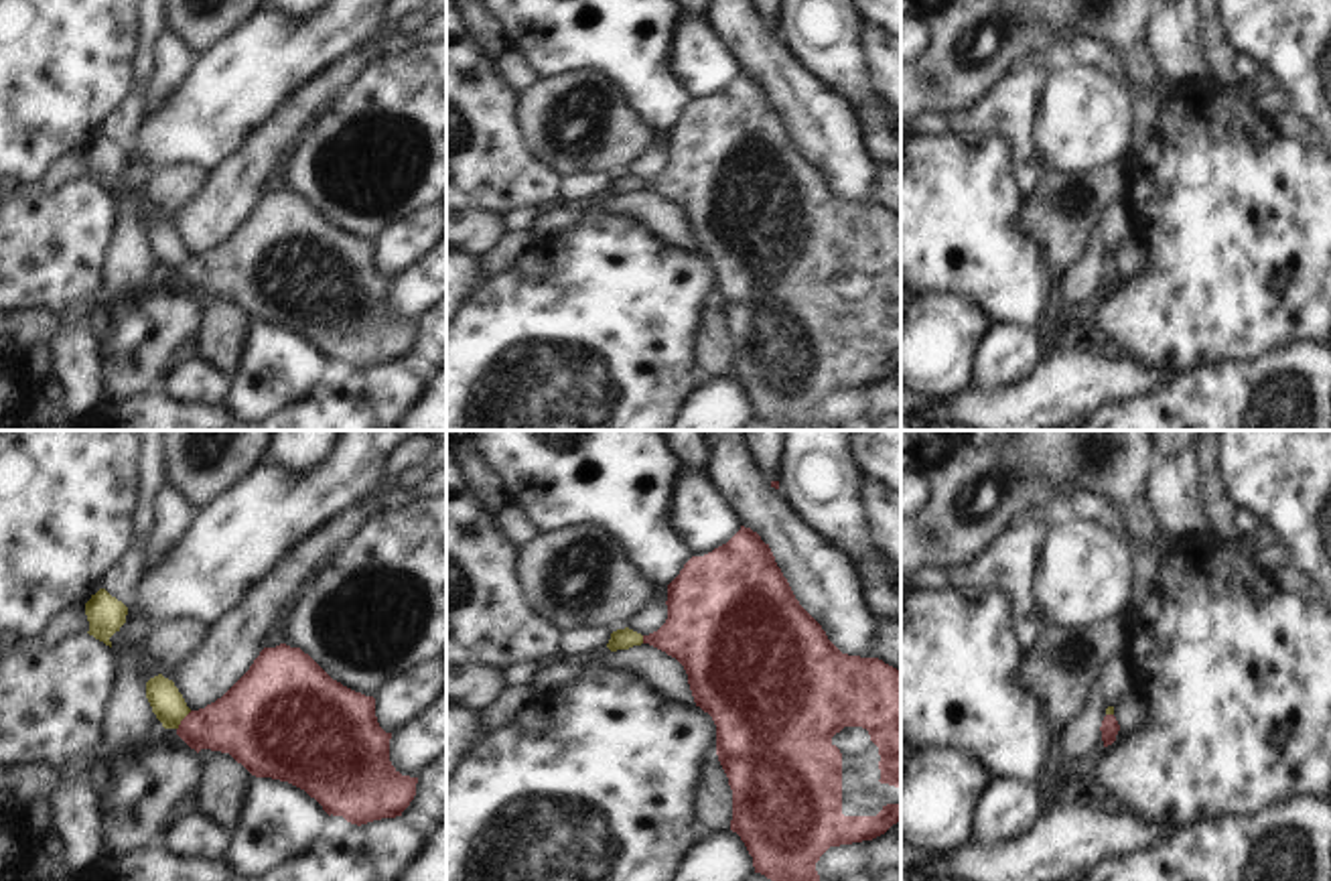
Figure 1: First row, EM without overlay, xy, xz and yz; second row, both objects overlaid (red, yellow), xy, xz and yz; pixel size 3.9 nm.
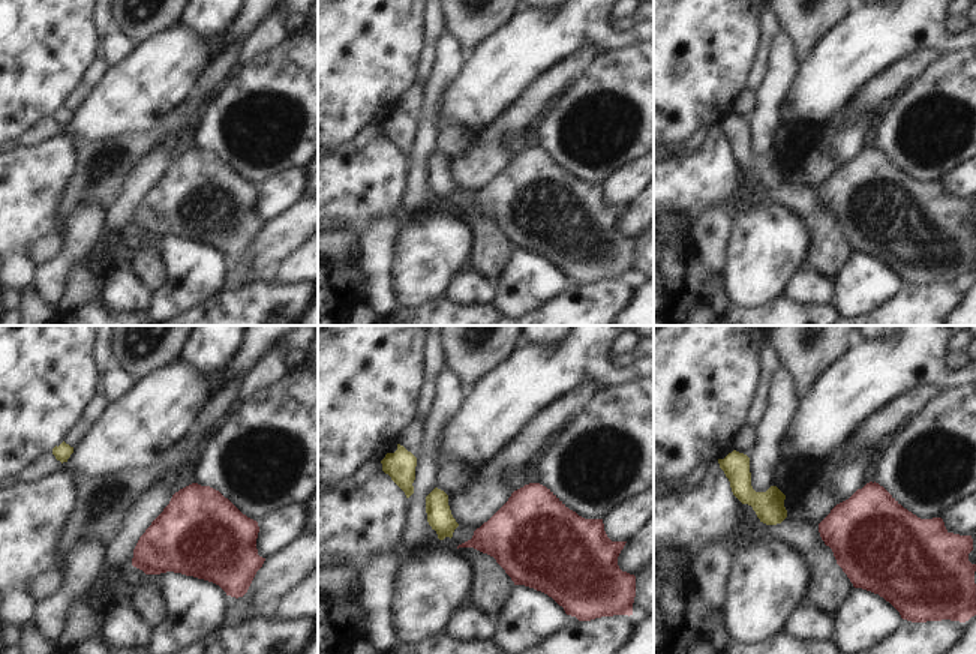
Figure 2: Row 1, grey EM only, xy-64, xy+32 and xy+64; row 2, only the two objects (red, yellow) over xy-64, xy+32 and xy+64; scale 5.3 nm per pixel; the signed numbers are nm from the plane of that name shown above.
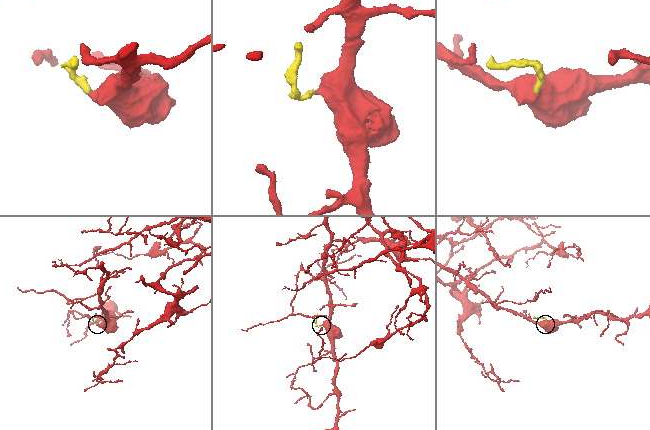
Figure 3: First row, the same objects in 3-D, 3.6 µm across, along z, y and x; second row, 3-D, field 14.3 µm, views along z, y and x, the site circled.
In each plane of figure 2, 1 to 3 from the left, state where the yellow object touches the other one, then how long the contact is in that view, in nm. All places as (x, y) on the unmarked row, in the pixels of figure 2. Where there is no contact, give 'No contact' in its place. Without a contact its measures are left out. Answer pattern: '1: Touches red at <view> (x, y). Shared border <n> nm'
1: No contact
2: No contact
3: No contact

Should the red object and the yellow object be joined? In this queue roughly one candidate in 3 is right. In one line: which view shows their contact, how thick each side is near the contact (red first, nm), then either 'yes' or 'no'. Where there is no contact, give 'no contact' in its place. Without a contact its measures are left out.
xy | 280/130 nm | yes

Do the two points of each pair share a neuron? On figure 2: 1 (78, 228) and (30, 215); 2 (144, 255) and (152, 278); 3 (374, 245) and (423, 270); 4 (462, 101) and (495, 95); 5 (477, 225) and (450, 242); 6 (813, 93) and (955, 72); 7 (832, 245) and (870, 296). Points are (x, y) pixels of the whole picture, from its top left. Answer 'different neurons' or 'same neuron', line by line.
1: different neurons
2: same neuron
3: different neurons
4: same neuron
5: different neurons
6: different neurons
7: different neurons

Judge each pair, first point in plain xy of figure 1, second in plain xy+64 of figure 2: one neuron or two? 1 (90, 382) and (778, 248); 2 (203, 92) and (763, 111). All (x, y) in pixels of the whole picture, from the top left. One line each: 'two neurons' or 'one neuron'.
1: two neurons
2: two neurons

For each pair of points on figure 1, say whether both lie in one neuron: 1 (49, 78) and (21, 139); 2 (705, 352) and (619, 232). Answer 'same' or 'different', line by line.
1: same
2: different

